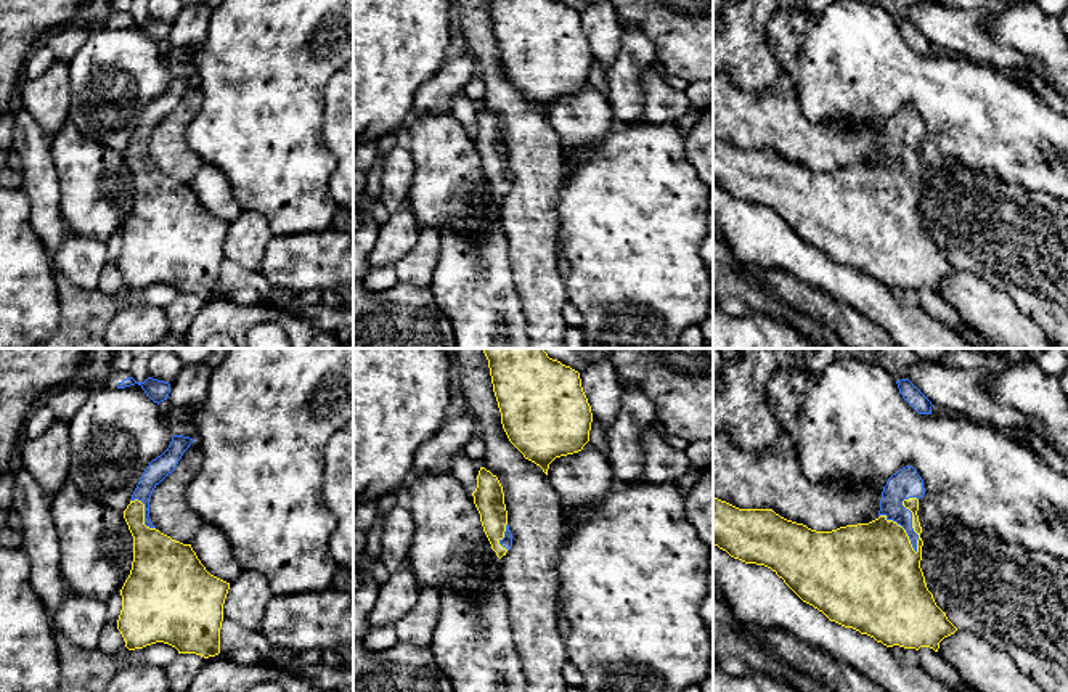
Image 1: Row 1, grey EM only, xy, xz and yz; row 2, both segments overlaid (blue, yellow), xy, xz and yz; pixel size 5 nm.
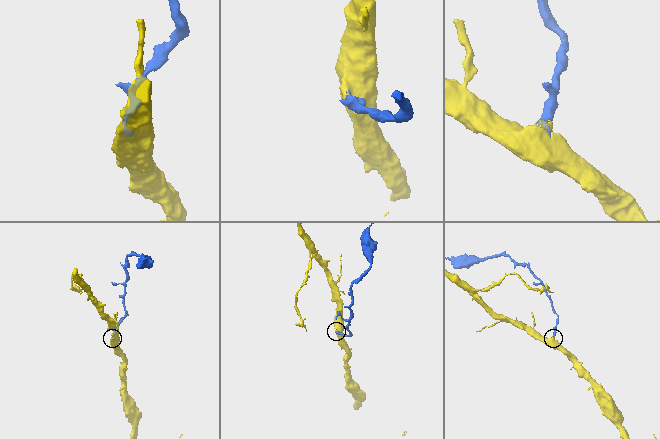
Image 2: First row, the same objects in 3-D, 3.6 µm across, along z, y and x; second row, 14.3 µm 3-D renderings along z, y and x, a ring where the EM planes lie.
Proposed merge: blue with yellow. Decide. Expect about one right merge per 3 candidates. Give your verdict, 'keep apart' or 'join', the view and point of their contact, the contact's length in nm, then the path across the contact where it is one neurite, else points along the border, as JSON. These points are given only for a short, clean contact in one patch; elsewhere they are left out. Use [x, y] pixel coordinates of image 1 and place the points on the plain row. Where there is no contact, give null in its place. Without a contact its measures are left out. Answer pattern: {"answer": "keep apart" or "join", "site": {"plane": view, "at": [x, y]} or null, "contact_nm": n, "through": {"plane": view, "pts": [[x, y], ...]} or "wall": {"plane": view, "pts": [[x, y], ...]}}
{"answer": "join", "site": {"plane": "yz", "at": [911, 164]}, "contact_nm": 280, "through": {"plane": "yz", "pts": [[906, 122], [903, 156], [911, 164], [916, 187], [877, 201]]}}

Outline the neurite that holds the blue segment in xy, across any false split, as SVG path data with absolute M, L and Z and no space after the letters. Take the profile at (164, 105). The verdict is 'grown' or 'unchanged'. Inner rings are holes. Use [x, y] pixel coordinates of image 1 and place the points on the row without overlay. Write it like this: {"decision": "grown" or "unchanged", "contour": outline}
{"decision": "grown", "contour": "M173 75L169 88L145 109L124 159L133 177L133 202L120 236L122 250L117 260L128 291L164 283L178 294L196 294L204 299L220 294L220 268L223 244L230 223L210 215L198 199L191 185L183 185L161 173L149 159L149 138L154 128L175 111L183 93L194 80Z"}

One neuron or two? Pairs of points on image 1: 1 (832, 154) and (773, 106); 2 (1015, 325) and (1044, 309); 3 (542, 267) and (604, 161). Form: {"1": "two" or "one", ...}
{"1": "one", "2": "two", "3": "two"}

